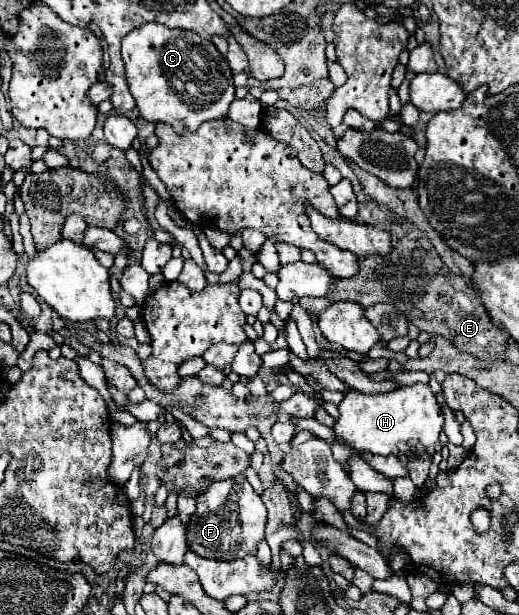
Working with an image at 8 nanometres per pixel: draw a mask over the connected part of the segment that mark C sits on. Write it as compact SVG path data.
M148 23L124 37L122 59L130 93L136 99L136 107L146 121L168 123L176 133L182 133L184 129L196 131L204 121L224 119L228 115L228 107L234 101L232 71L212 41L202 39L192 31L168 29L160 23Z

